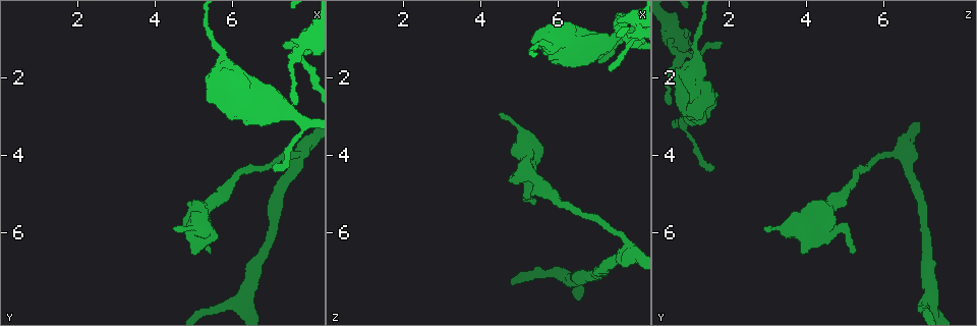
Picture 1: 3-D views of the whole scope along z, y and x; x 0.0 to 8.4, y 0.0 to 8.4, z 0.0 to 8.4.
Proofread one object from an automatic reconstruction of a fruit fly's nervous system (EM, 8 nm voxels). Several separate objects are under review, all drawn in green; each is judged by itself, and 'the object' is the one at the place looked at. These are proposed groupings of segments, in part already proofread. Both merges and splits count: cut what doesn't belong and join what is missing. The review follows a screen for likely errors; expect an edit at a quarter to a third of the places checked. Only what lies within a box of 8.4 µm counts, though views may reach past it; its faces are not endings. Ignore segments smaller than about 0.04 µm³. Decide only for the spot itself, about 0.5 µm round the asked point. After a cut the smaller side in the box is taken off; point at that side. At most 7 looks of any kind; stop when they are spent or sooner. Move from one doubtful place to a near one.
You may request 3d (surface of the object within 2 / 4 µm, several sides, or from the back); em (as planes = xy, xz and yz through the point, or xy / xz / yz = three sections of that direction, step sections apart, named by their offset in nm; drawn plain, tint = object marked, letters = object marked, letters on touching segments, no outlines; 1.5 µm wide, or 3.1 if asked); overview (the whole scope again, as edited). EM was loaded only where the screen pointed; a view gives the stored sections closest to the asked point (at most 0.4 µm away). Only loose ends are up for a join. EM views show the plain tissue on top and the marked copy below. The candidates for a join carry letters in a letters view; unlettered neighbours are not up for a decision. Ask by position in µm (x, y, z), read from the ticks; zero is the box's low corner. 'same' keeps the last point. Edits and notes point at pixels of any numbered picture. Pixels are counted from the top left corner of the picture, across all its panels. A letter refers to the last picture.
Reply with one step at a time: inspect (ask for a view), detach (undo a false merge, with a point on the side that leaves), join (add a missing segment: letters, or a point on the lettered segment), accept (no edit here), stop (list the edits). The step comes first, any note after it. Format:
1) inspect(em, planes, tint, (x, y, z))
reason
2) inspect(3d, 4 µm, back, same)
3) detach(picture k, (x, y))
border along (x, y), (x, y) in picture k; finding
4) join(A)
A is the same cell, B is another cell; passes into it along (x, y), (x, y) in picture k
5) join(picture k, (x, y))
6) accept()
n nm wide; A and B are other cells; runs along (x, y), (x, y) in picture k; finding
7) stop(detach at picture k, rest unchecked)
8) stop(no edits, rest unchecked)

inspect(em, planes, letters, (7.30, 1.20, 1.80))

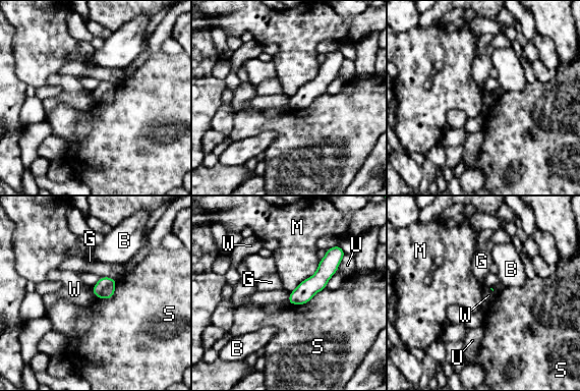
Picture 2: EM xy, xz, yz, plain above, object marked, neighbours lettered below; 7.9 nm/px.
accept()
B, G, M, S, U and W are other cells; border along (325, 287), (304, 303), (288, 303) in picture 2; none of them fits

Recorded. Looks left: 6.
inspect(em, yz, step 4, tint, (7.05, 4.35, 1.55))
thin end

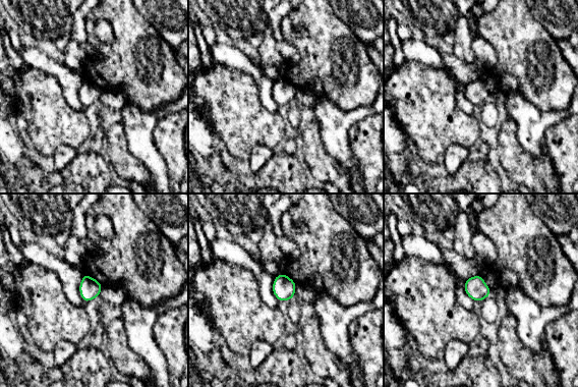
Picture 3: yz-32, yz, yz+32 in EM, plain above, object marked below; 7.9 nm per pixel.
inspect(em, planes, letters, same)

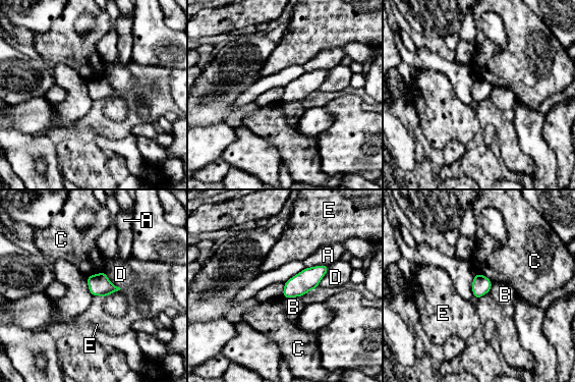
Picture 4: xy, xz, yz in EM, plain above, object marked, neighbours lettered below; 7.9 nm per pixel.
accept()
A, B, C, D and E are other cells; border along (105, 270), (90, 274), (87, 277) in picture 4; no lettered segment goes on from it

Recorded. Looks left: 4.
inspect(3d, 2 µm, (7.80, 4.00, 6.40))
sudden change in width

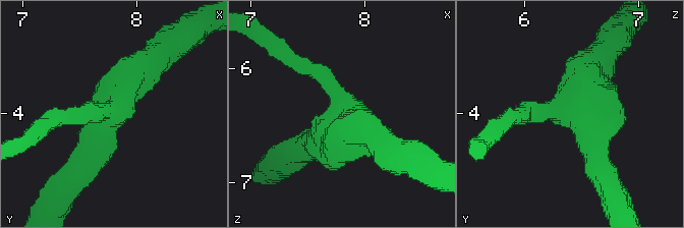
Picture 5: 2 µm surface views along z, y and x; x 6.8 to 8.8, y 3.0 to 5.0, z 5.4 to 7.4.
inspect(em, planes, letters, (7.80, 3.98, 6.42))
3 arms

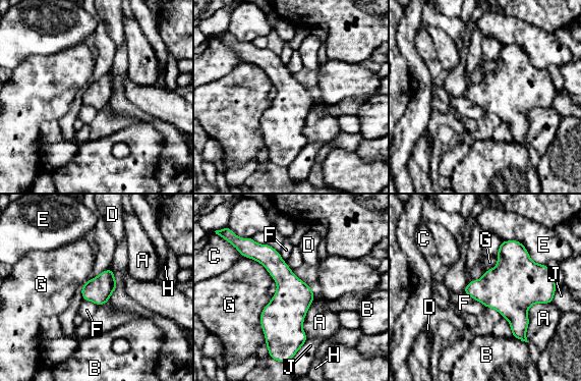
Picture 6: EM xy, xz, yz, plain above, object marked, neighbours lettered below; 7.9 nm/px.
accept()
A, B, C, D, E, F, G, H and J are other cells; border along (273, 296), (260, 314), (265, 342) in picture 6; continuous, no second cell

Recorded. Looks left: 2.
stop(no edits, rest unchecked)

